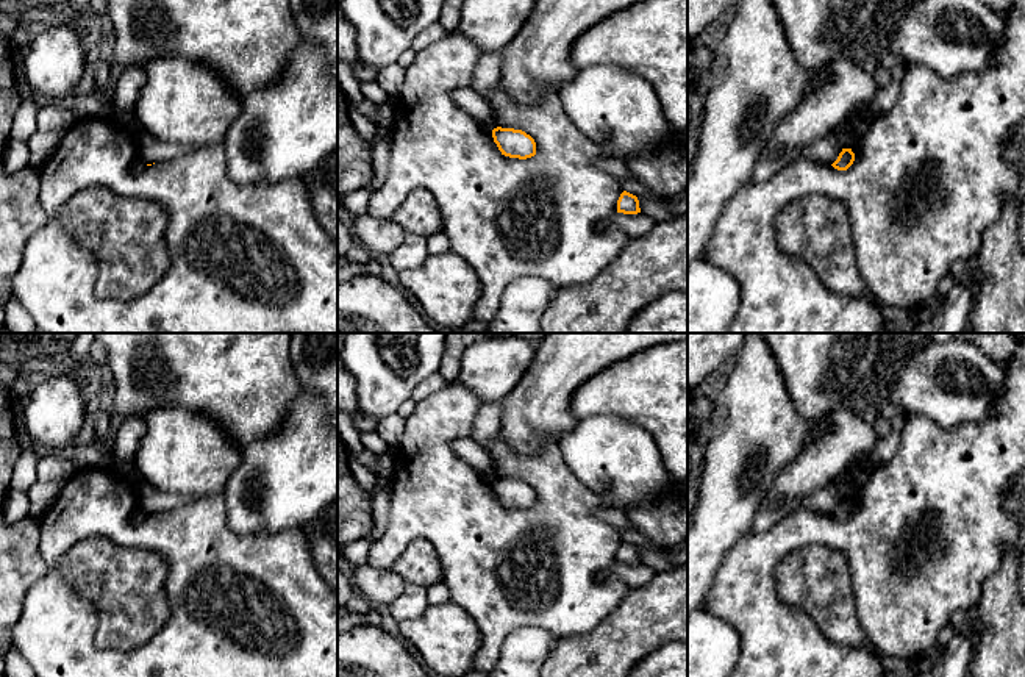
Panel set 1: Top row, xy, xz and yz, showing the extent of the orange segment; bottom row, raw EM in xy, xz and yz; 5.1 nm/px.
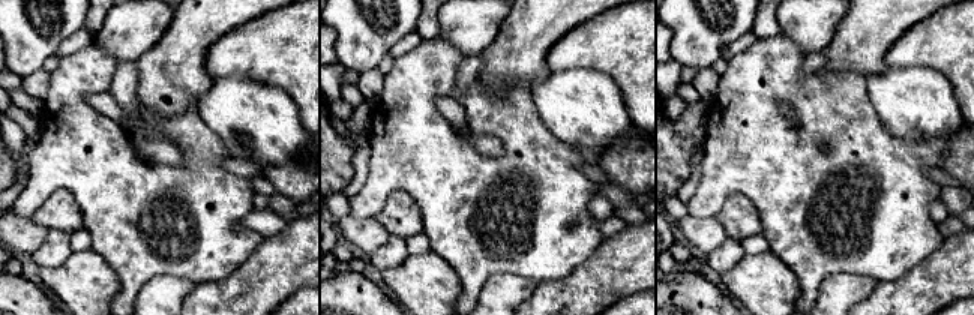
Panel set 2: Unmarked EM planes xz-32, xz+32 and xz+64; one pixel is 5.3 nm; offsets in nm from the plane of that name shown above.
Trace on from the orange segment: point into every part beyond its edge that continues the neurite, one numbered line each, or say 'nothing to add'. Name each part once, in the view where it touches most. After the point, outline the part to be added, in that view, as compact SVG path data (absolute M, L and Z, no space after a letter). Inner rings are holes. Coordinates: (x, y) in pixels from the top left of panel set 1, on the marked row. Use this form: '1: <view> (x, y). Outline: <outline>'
nothing to add

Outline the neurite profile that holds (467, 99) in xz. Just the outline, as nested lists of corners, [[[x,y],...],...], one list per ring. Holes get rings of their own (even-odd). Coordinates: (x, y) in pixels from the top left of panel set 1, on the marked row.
[[[461,88],[453,94],[453,99],[458,106],[470,114],[481,127],[489,131],[495,128],[488,99],[481,97],[473,88]]]

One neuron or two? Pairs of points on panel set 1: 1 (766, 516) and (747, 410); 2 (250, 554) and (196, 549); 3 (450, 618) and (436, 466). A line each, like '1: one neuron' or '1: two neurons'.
1: two neurons
2: one neuron
3: two neurons

